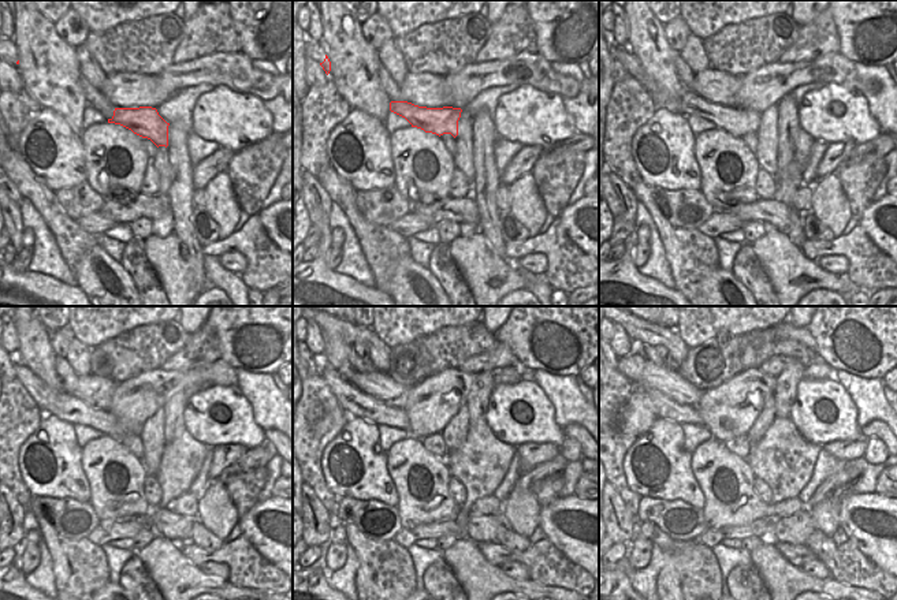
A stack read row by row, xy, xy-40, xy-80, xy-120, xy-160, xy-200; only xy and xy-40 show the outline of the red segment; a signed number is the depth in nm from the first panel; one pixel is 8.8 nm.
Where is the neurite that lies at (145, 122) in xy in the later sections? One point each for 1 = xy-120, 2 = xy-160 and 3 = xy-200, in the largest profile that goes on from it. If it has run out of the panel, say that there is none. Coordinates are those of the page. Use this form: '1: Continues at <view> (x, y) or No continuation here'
1: Continues at xy-120 (62, 405)
2: Continues at xy-160 (354, 402)
3: Continues at xy-200 (665, 407)

